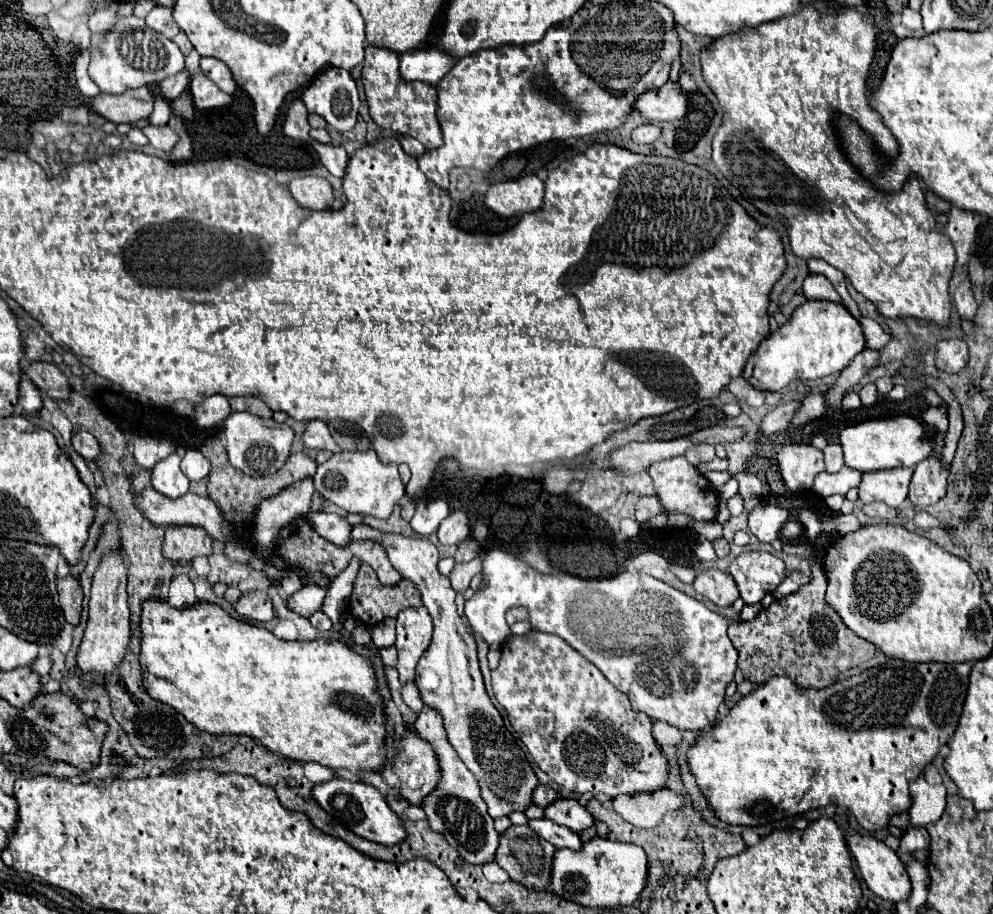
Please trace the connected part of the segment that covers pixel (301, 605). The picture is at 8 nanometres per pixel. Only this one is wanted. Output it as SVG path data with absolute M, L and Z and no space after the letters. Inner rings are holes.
M305 584L299 592L295 592L295 594L287 600L287 606L289 606L289 610L297 612L299 616L309 618L313 612L319 610L323 598L325 598L325 590L323 590L321 586Z

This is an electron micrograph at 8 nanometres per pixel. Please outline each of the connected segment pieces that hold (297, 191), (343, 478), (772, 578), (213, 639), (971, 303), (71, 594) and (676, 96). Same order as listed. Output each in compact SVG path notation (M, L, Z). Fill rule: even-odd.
M295 178L289 190L297 204L309 210L327 210L333 204L333 188L325 178Z
M375 450L367 452L337 452L331 460L317 466L313 476L315 490L333 504L337 504L347 514L371 514L377 518L387 518L399 498L405 494L405 486L399 480L395 464L381 464Z
M745 552L729 568L745 604L757 604L785 580L785 564L767 552Z
M159 600L143 604L141 632L141 670L149 696L183 712L199 730L217 735L245 734L295 762L317 762L355 774L377 772L389 764L387 714L373 664L345 642L335 638L287 642L267 628L231 618L215 604L193 604L185 610L175 610Z
M969 276L955 288L955 294L953 294L953 300L955 300L955 308L959 312L959 316L963 320L971 320L977 312L977 302L973 298L973 290L971 290L971 280Z
M71 574L65 578L59 578L57 590L59 590L59 600L61 600L65 620L69 624L77 626L81 620L81 612L83 612L83 590L81 590L77 578Z
M669 80L661 88L645 92L645 96L639 96L639 100L635 102L635 110L641 112L653 124L673 122L685 116L687 96L681 90L679 82Z

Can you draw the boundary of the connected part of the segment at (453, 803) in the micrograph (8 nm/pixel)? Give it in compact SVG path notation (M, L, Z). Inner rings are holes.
M423 706L417 722L415 722L415 730L421 738L425 738L429 744L433 744L437 756L439 756L439 766L443 772L443 780L439 782L439 788L435 788L435 792L431 792L433 796L427 796L427 800L423 800L423 810L429 818L429 824L435 832L443 834L445 840L457 848L457 852L461 854L463 860L467 860L469 864L485 864L495 860L495 850L499 846L499 832L493 826L493 818L487 814L487 804L483 804L483 798L479 794L479 786L475 784L475 776L471 776L471 772L465 768L465 764L459 760L459 756L453 752L451 744L445 738L443 732L443 718L441 714L431 708L431 706Z

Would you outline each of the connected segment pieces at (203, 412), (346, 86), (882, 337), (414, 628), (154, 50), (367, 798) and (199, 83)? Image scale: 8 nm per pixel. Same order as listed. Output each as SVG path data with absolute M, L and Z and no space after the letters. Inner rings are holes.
M213 394L203 404L195 406L193 418L199 428L211 428L211 426L223 424L229 414L231 414L229 400L223 394Z
M343 68L323 70L301 94L309 112L319 114L339 132L351 130L357 122L359 94L351 74Z
M861 318L861 328L865 334L865 342L871 344L867 348L871 348L871 350L881 350L891 340L891 336L871 318Z
M409 608L397 616L397 650L399 650L399 680L401 684L414 680L417 662L431 642L433 622L427 608Z
M127 16L121 18L115 30L107 32L101 44L91 52L89 62L89 76L107 94L121 94L129 88L159 84L163 78L177 74L183 70L183 54L179 46L165 38L163 34L155 32L145 24L145 20Z
M335 778L331 782L317 784L313 788L313 796L321 804L321 808L329 812L329 816L339 820L339 824L347 826L351 832L355 832L365 840L371 840L383 846L395 846L407 838L401 818L389 808L389 804L385 802L385 796L375 786L369 786L365 782L349 782L343 778Z
M195 74L191 80L191 96L193 96L193 106L197 110L213 110L213 108L223 108L233 102L229 94L219 90L215 82L205 76L205 74Z

